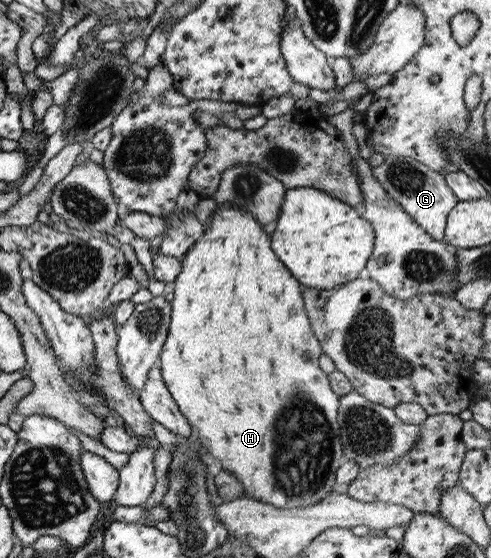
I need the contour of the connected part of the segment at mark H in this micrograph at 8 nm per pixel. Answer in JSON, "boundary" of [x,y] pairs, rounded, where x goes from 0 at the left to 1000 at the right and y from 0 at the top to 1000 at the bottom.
{"boundary":[[[452,364],[430,382],[424,405],[415,409],[411,427],[387,441],[367,468],[367,487],[350,513],[350,541],[346,547],[346,579],[336,611],[332,613],[318,652],[326,658],[326,674],[334,692],[354,715],[363,735],[401,771],[401,783],[422,817],[434,817],[448,826],[450,839],[473,848],[481,862],[495,871],[495,887],[538,903],[552,903],[568,912],[611,910],[637,905],[660,892],[682,866],[682,846],[699,826],[690,760],[686,758],[686,731],[690,710],[672,697],[666,672],[648,658],[648,638],[654,624],[637,600],[627,570],[615,545],[611,509],[587,491],[587,484],[566,470],[550,448],[550,421],[509,382],[470,367]]]}

